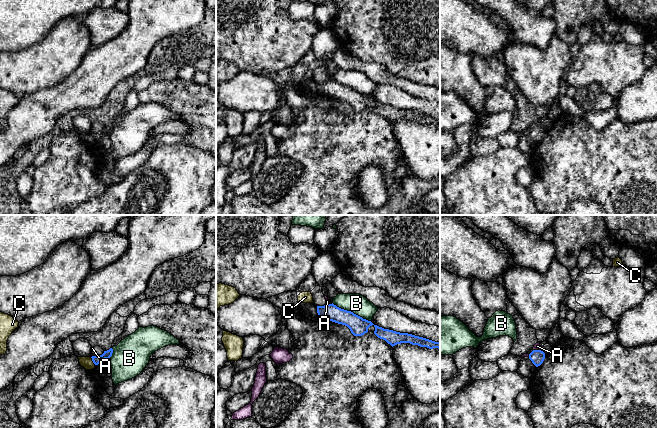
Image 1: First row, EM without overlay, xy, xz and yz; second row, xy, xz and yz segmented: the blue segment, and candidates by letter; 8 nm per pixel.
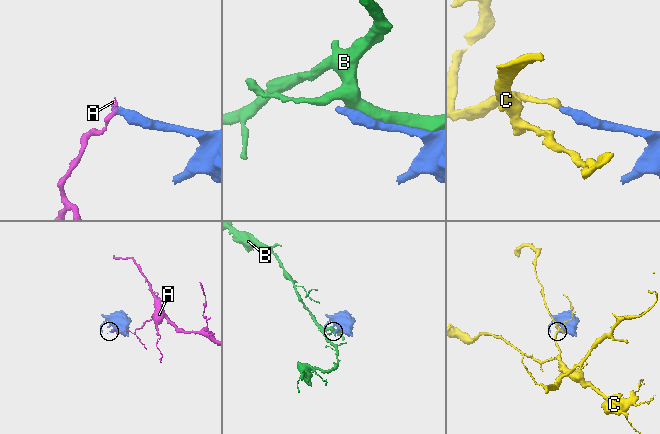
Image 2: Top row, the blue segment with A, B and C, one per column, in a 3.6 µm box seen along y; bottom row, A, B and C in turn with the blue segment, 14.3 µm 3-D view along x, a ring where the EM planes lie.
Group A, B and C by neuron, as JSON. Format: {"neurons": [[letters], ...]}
{"neurons": [["A"], ["B"], ["C"]]}

